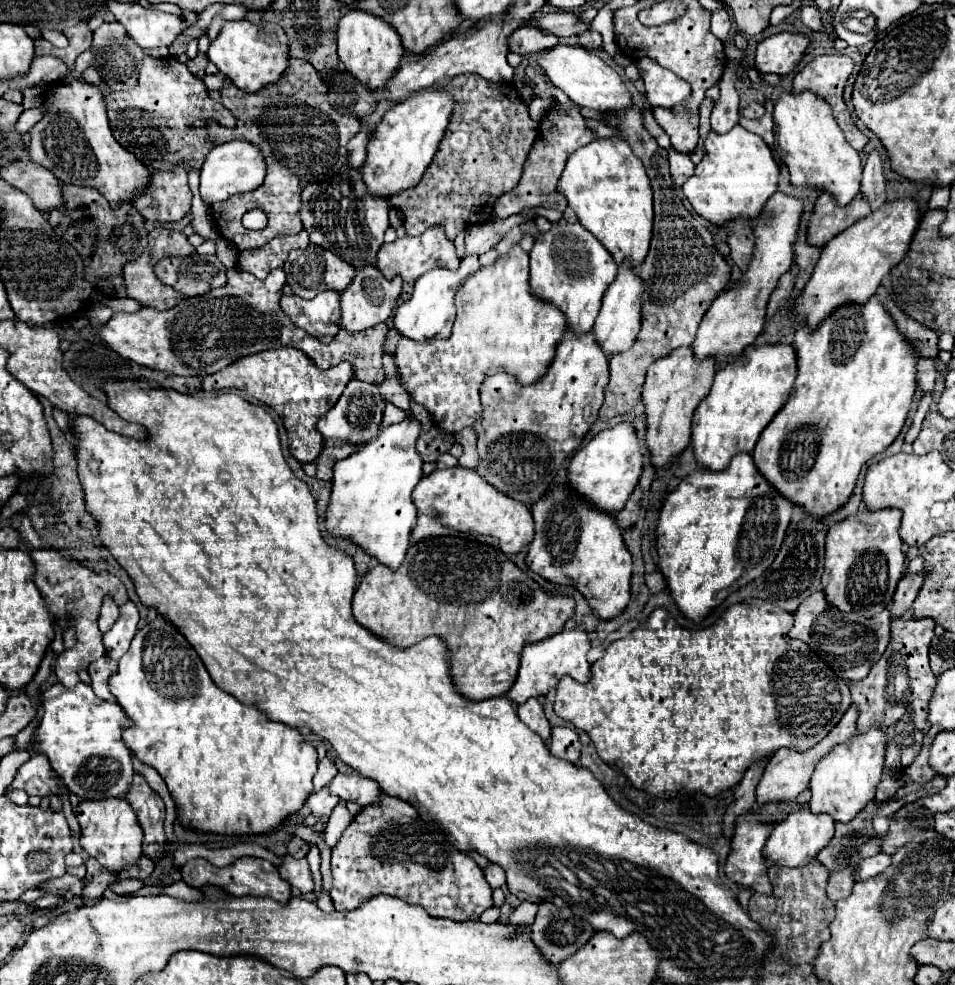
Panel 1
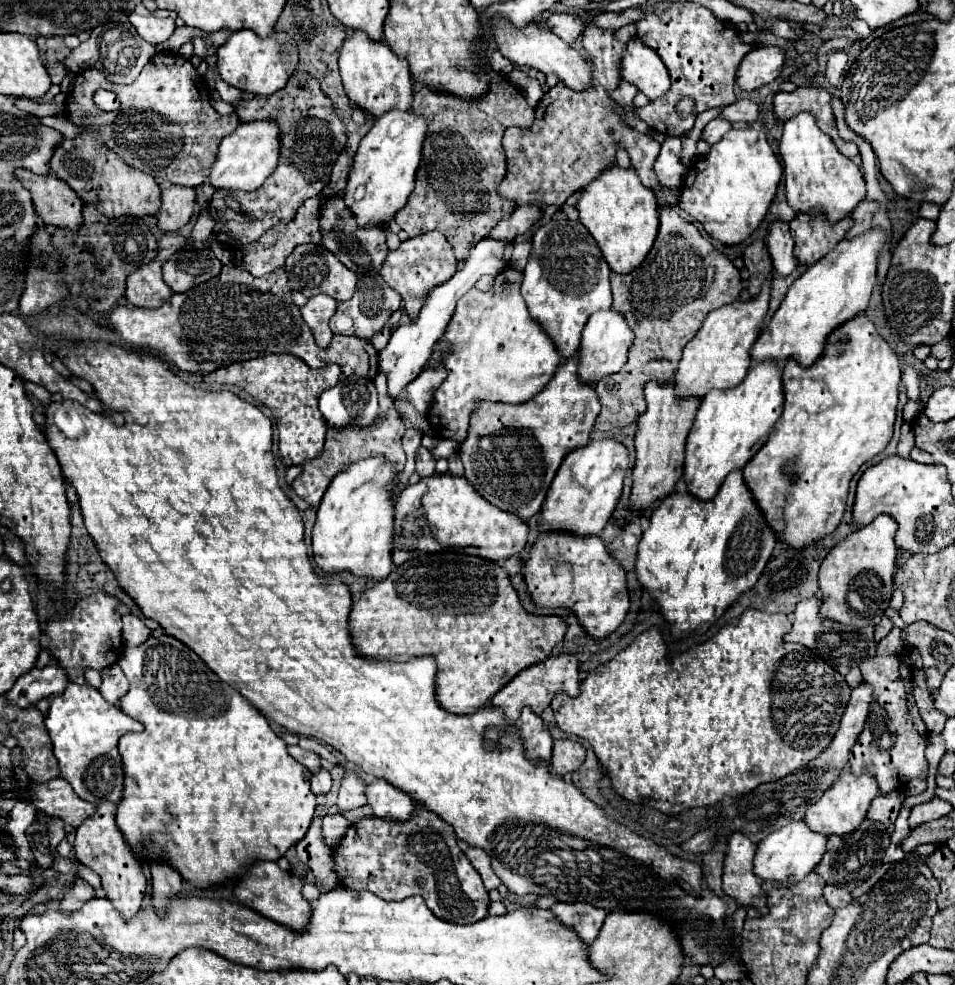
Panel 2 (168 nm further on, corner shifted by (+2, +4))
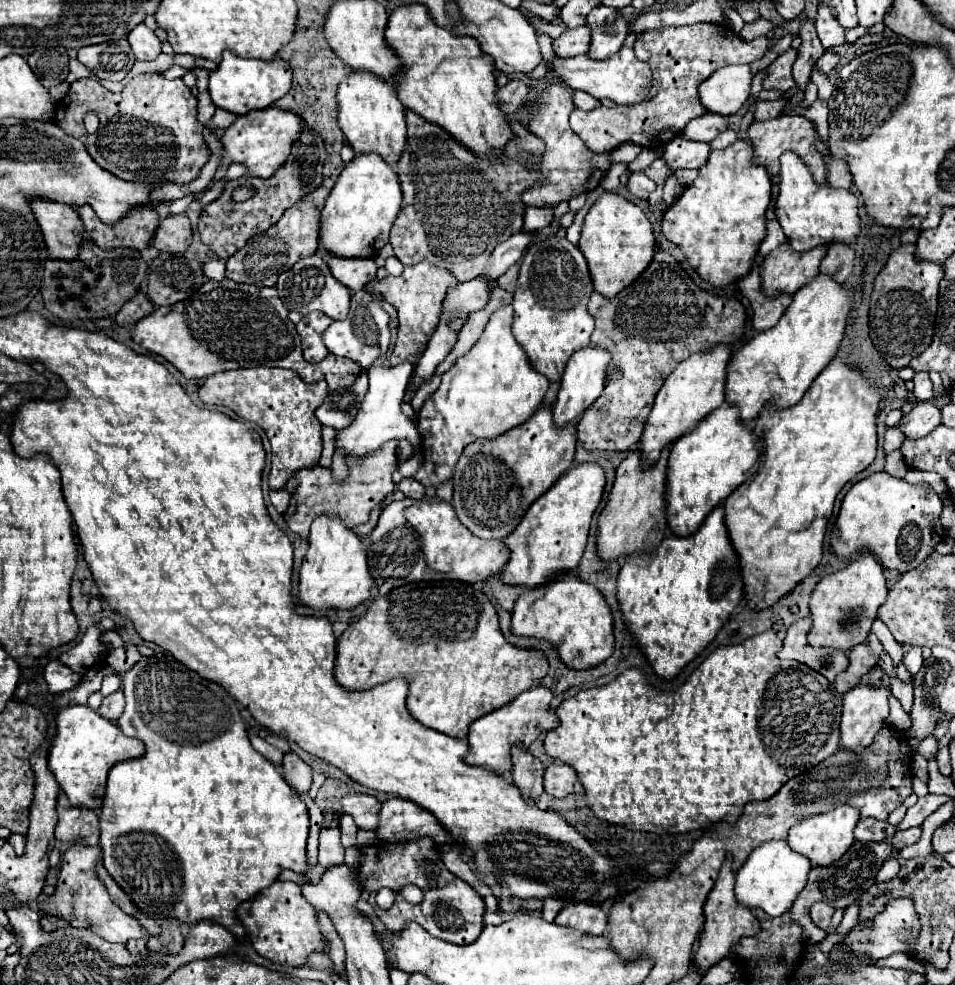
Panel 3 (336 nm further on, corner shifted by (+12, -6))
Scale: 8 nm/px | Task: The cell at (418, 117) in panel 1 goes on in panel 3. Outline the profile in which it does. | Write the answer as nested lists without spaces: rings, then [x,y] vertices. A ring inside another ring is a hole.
[[[356,155],[354,161],[348,163],[336,179],[334,189],[330,191],[320,211],[320,247],[334,257],[376,257],[378,251],[388,243],[388,233],[400,211],[400,203],[402,191],[394,167],[386,161],[380,161],[376,155]]]

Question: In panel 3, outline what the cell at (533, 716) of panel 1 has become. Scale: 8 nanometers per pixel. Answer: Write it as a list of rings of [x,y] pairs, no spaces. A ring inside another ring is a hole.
[[[514,747],[512,749],[512,783],[520,789],[524,799],[530,801],[538,801],[538,797],[542,795],[544,787],[542,787],[542,777],[544,777],[544,767],[542,763],[532,757],[528,751]]]

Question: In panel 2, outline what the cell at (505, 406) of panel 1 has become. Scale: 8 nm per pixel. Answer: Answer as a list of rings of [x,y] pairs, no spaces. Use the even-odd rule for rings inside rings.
[[[578,355],[566,359],[550,383],[520,405],[482,401],[472,413],[460,457],[466,479],[492,505],[530,519],[540,511],[548,487],[568,451],[588,445],[590,431],[600,413],[600,401],[590,381],[578,379]]]

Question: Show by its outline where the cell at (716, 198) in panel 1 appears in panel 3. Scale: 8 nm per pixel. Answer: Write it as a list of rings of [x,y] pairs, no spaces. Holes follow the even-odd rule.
[[[738,139],[726,149],[712,151],[708,163],[700,169],[698,179],[684,189],[674,205],[666,209],[662,221],[664,237],[686,255],[690,267],[712,287],[726,287],[730,283],[736,283],[754,267],[758,247],[766,237],[766,209],[770,203],[770,191],[770,175],[764,171],[764,167],[752,165],[752,145]]]

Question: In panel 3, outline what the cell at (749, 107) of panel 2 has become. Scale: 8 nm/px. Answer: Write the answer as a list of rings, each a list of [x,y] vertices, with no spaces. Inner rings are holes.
[[[704,113],[696,119],[692,119],[684,129],[682,129],[682,137],[688,141],[702,141],[702,143],[710,143],[718,133],[728,129],[728,119],[714,115],[714,113]]]

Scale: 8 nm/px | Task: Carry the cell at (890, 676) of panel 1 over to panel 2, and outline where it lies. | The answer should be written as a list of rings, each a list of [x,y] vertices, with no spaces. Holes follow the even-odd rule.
[[[894,627],[878,643],[876,657],[872,657],[872,659],[868,659],[868,661],[864,661],[860,665],[864,683],[874,689],[874,693],[872,693],[874,701],[870,703],[870,713],[868,713],[864,731],[858,735],[858,741],[852,747],[852,751],[850,751],[850,767],[852,767],[852,771],[860,771],[862,767],[870,767],[870,773],[876,777],[878,787],[880,787],[882,793],[888,793],[892,789],[898,789],[906,781],[914,779],[914,777],[926,777],[926,773],[928,773],[928,763],[926,763],[926,757],[924,757],[924,747],[928,743],[928,729],[926,729],[924,719],[918,713],[918,705],[916,705],[914,695],[912,695],[912,691],[914,691],[914,681],[912,681],[914,667],[910,665],[912,663],[910,649],[906,647],[902,635],[904,635],[902,629]]]

